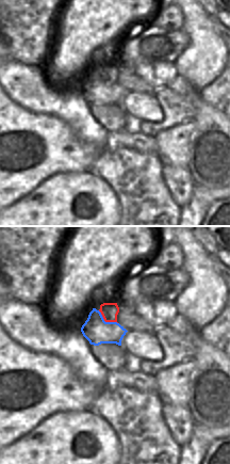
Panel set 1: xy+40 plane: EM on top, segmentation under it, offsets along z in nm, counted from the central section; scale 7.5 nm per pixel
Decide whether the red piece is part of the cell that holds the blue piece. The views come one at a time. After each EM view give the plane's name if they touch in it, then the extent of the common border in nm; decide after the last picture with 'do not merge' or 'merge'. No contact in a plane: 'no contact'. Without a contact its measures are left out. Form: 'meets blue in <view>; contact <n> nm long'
meets blue in xy+40; contact 180 nm long

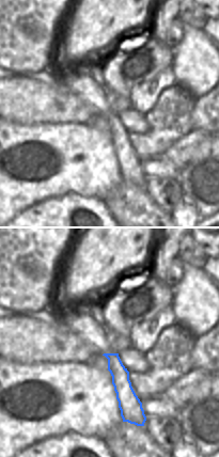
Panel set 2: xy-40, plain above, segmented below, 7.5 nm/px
no contact

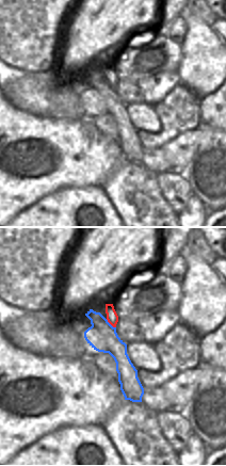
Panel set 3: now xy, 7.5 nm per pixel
meets blue in xy; contact 100 nm long

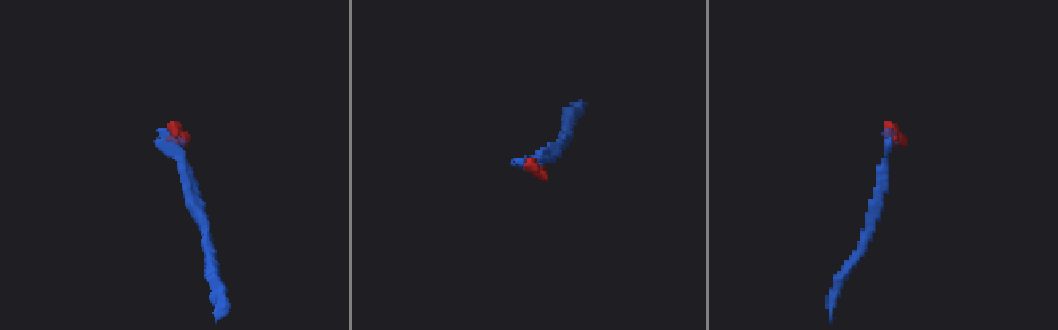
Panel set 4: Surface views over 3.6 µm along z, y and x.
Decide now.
do not merge

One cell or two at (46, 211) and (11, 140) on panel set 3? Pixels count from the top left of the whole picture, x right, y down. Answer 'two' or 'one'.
two

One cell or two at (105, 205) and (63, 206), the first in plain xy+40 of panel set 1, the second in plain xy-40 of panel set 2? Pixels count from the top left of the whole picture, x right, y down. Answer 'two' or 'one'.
one

